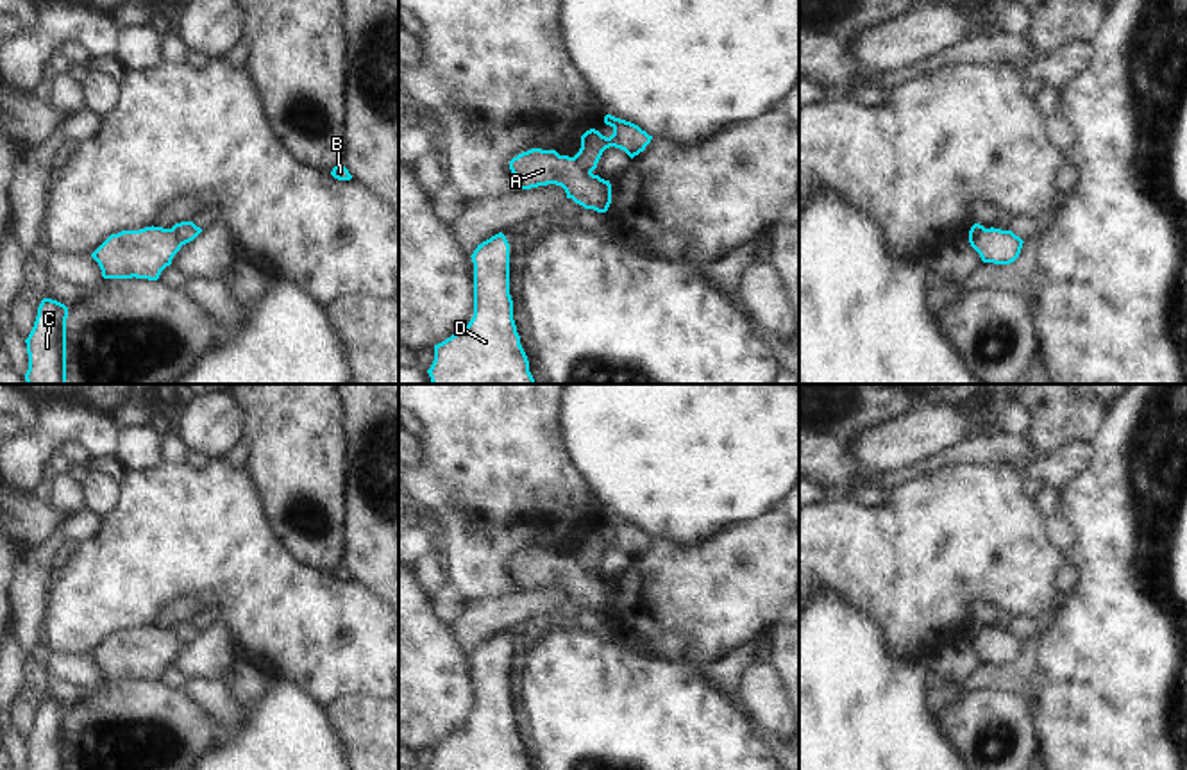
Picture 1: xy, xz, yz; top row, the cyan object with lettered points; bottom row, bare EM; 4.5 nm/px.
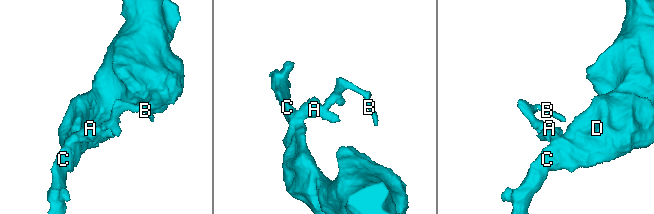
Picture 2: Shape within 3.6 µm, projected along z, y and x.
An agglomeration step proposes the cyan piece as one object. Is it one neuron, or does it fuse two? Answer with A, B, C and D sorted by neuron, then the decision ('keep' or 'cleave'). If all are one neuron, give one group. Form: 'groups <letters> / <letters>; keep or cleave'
groups A C D / B; cleave

